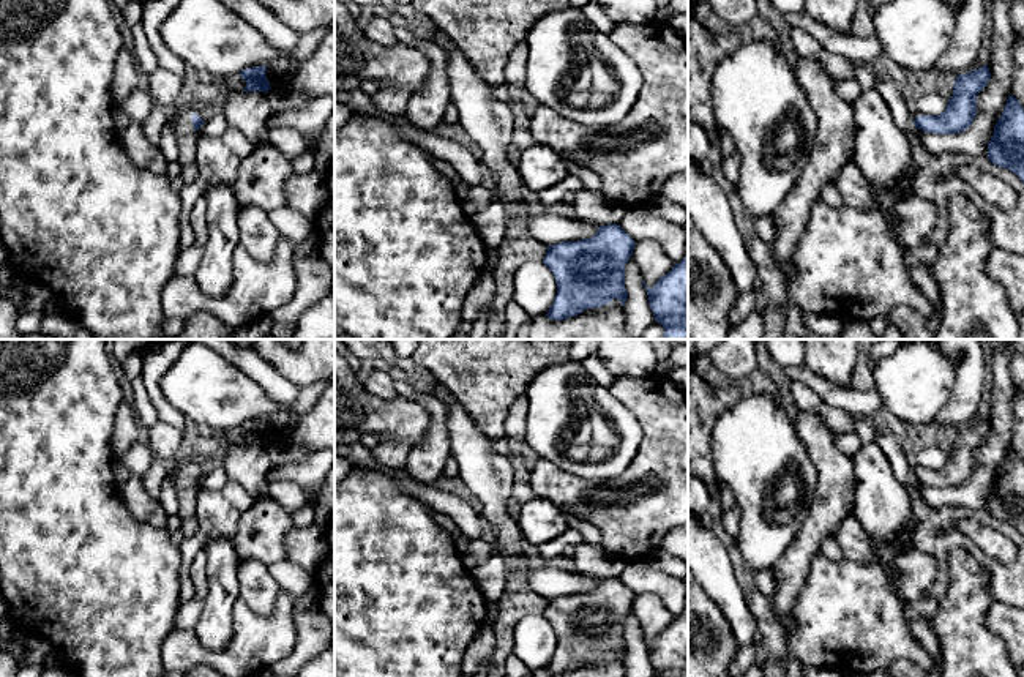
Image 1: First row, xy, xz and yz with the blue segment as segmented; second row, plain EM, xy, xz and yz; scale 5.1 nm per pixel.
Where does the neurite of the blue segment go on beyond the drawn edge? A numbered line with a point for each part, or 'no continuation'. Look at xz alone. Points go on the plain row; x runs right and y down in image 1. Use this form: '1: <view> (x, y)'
no continuation

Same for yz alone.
no continuation

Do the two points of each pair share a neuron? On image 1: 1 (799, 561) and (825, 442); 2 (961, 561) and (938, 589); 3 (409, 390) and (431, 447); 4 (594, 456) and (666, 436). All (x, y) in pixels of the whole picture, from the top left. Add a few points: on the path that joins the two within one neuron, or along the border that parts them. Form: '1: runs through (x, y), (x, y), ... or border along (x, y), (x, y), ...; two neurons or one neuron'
1: runs through (814, 531), (827, 513), (827, 472); one neuron
2: border along (966, 549), (950, 554), (949, 587), (936, 597); two neurons
3: runs through (425, 400), (436, 411), (436, 431); one neuron
4: border along (630, 409), (641, 426), (641, 445), (619, 475); two neurons

